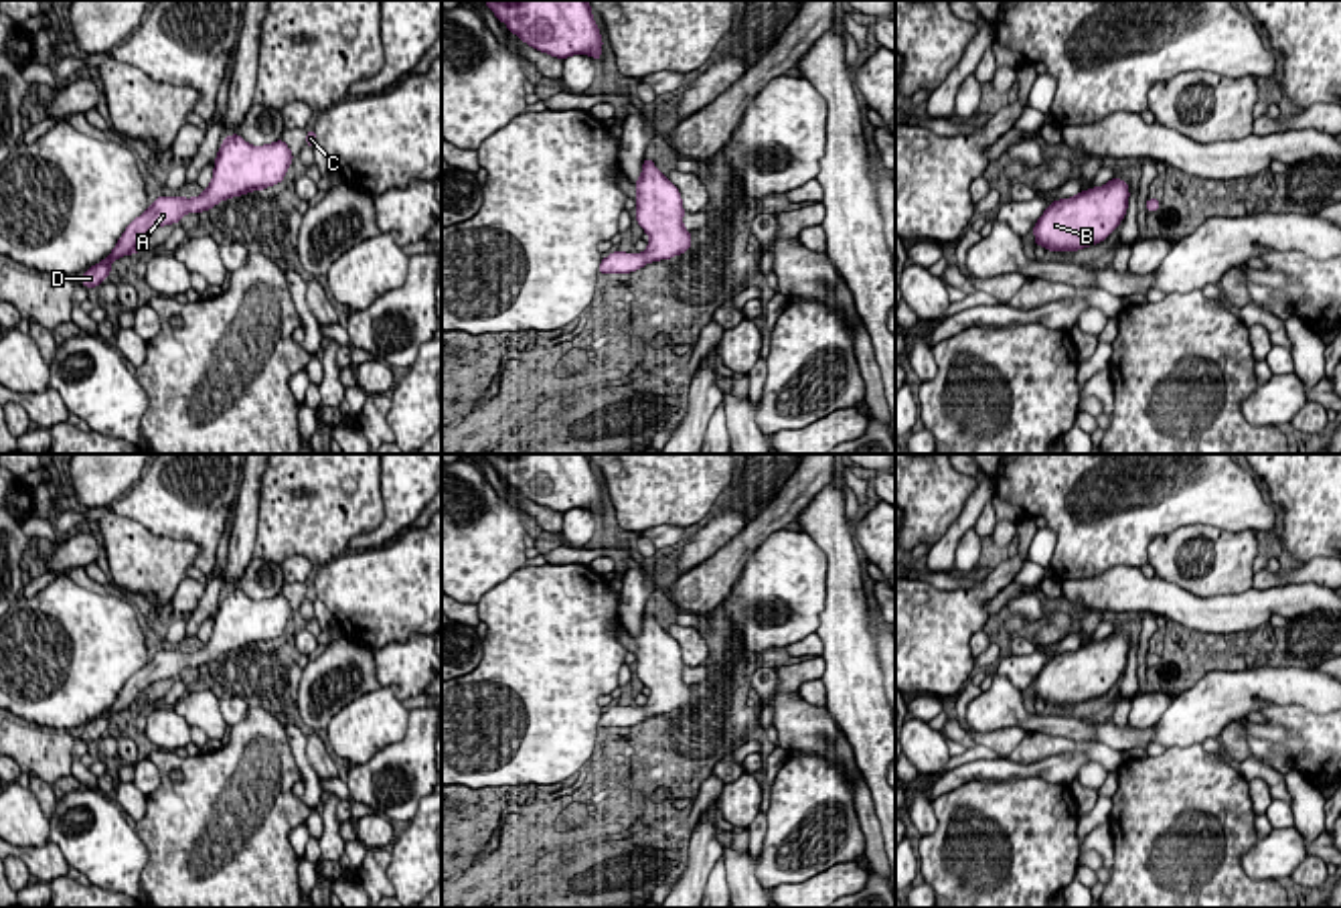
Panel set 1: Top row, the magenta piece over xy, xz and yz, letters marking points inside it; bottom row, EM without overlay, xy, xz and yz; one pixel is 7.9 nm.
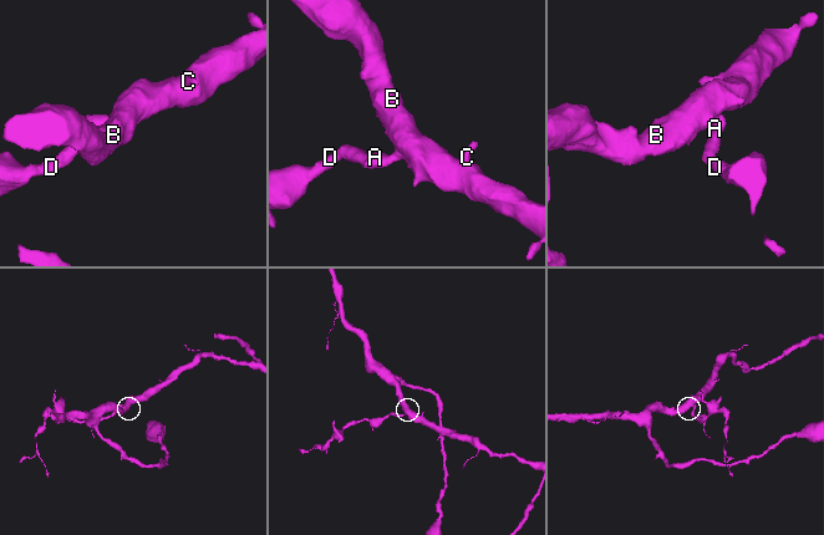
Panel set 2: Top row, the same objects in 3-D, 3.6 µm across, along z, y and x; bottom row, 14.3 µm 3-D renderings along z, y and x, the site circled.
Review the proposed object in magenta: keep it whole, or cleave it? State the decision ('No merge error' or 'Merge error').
No merge error

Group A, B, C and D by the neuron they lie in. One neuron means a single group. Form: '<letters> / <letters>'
A B C D

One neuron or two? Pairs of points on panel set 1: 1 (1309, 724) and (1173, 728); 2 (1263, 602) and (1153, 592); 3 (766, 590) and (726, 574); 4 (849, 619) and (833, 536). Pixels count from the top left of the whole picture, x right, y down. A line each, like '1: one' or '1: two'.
1: two
2: one
3: two
4: one

